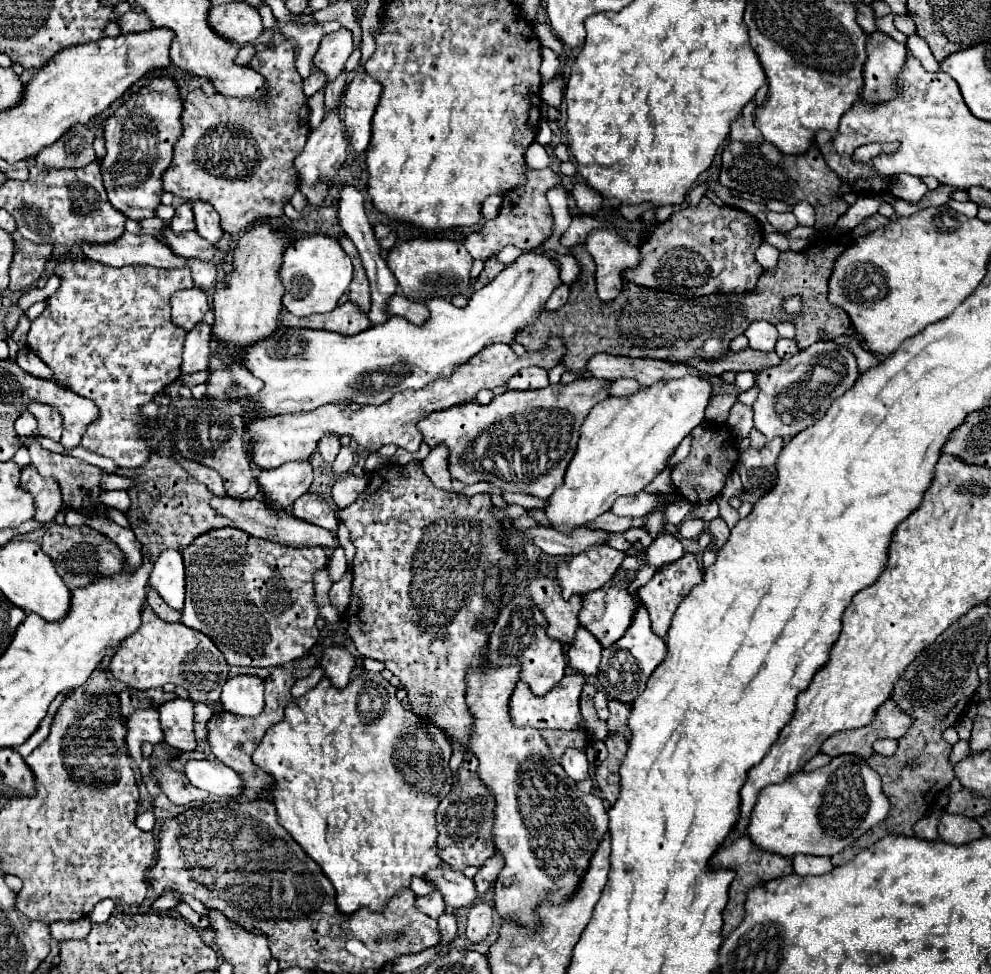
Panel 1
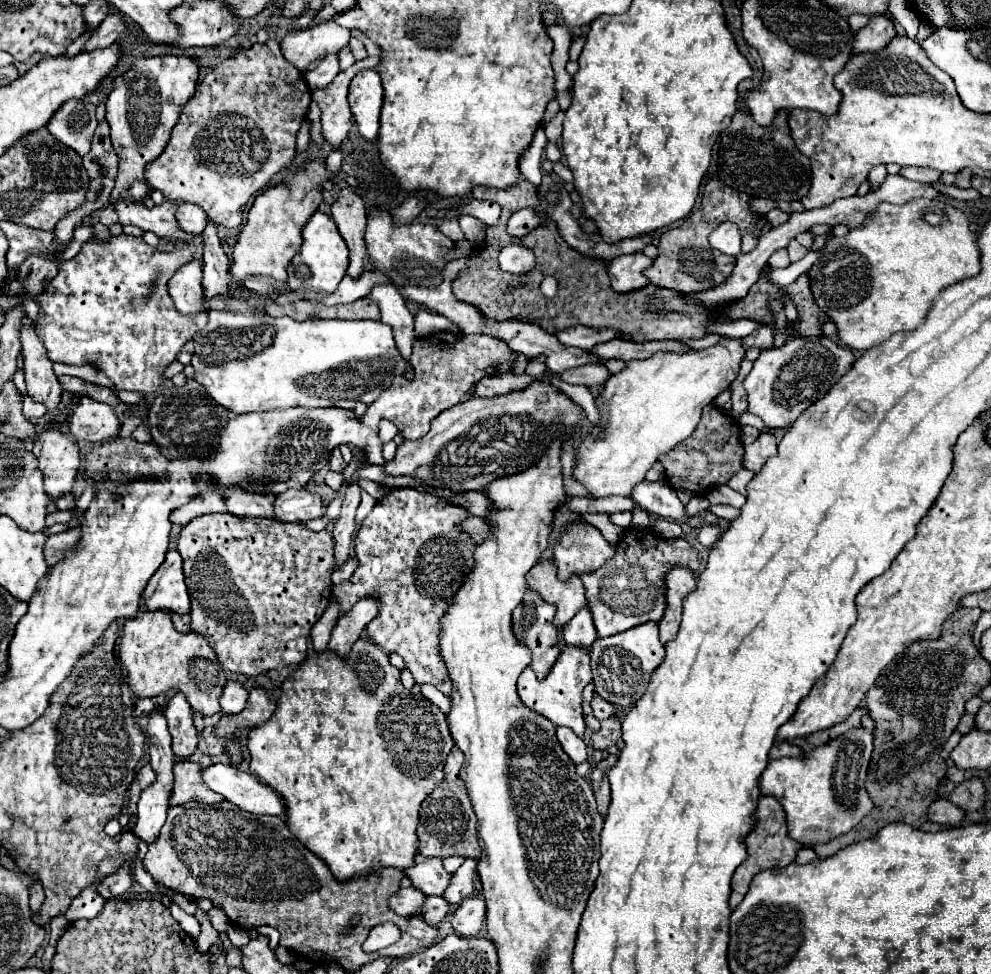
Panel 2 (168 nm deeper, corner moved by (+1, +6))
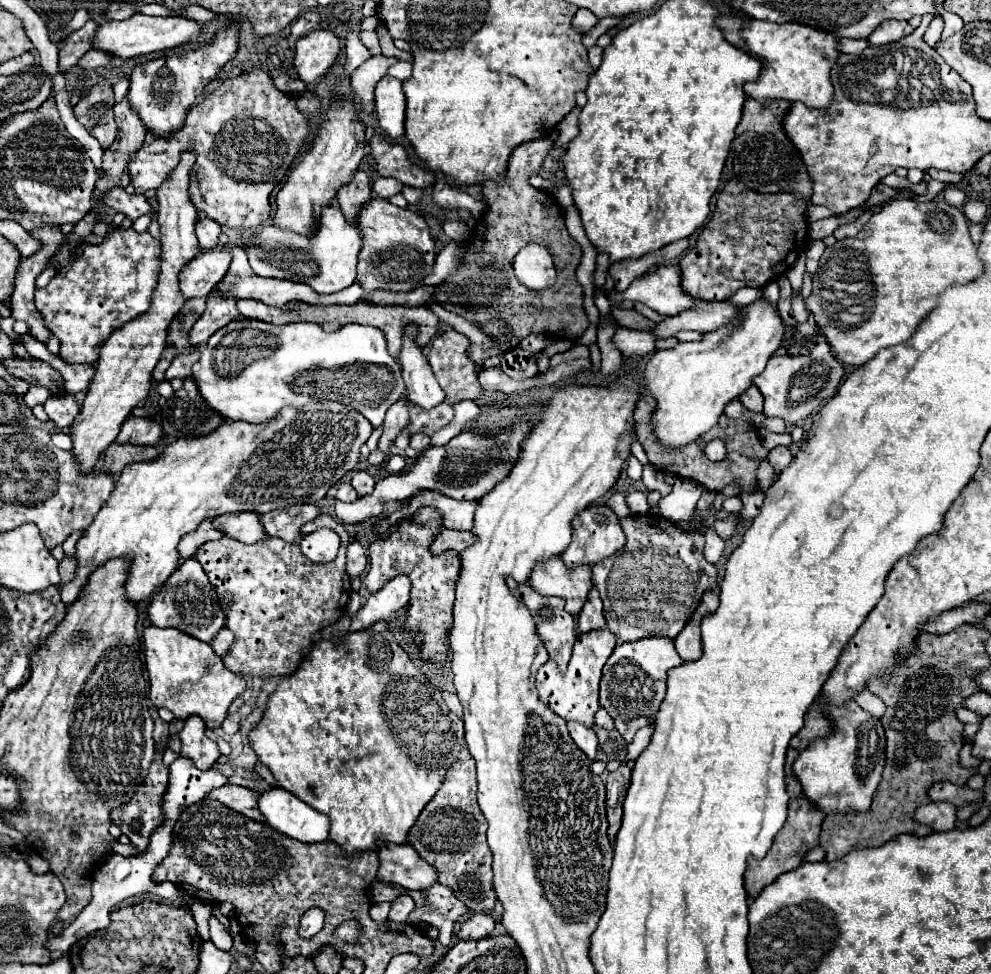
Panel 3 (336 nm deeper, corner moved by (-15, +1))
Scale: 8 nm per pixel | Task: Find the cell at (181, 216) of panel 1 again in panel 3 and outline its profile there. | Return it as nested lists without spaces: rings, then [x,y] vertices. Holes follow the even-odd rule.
[[[202,217],[196,221],[196,237],[198,237],[202,249],[214,249],[218,245],[220,231],[222,231],[222,227],[214,219]]]

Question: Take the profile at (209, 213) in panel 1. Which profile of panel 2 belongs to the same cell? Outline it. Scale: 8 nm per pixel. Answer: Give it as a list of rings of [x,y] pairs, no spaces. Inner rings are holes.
[[[208,222],[206,230],[202,232],[202,240],[204,240],[204,276],[202,276],[202,282],[204,282],[204,302],[208,306],[208,302],[212,298],[218,298],[218,296],[226,296],[228,290],[230,290],[230,278],[228,278],[228,256],[226,252],[222,250],[222,240],[216,232],[216,224],[214,222]]]

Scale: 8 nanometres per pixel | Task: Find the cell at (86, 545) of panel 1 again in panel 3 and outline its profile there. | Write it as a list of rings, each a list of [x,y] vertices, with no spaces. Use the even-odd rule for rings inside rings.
[[[64,555],[64,559],[60,561],[60,577],[62,577],[62,583],[66,583],[68,579],[72,579],[72,571],[76,569],[76,561],[68,555]]]

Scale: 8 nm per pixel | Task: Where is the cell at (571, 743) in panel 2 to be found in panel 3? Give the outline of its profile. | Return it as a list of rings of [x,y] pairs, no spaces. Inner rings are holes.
[[[568,723],[568,731],[570,737],[574,739],[574,743],[584,751],[584,755],[594,761],[596,759],[596,749],[598,749],[598,741],[596,741],[596,733],[580,723]]]

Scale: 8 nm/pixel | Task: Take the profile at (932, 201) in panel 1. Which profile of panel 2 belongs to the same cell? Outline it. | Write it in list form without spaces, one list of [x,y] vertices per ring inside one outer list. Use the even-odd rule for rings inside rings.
[[[962,170],[958,174],[942,174],[942,184],[952,184],[958,188],[970,188],[970,170]]]

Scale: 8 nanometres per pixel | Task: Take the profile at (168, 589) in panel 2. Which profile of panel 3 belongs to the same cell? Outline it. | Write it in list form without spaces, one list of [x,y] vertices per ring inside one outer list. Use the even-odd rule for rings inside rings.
[[[196,559],[182,561],[182,565],[172,573],[172,579],[168,579],[168,583],[156,591],[148,607],[148,615],[156,627],[176,627],[204,643],[210,643],[216,631],[224,627],[224,611],[216,599],[216,591]]]

